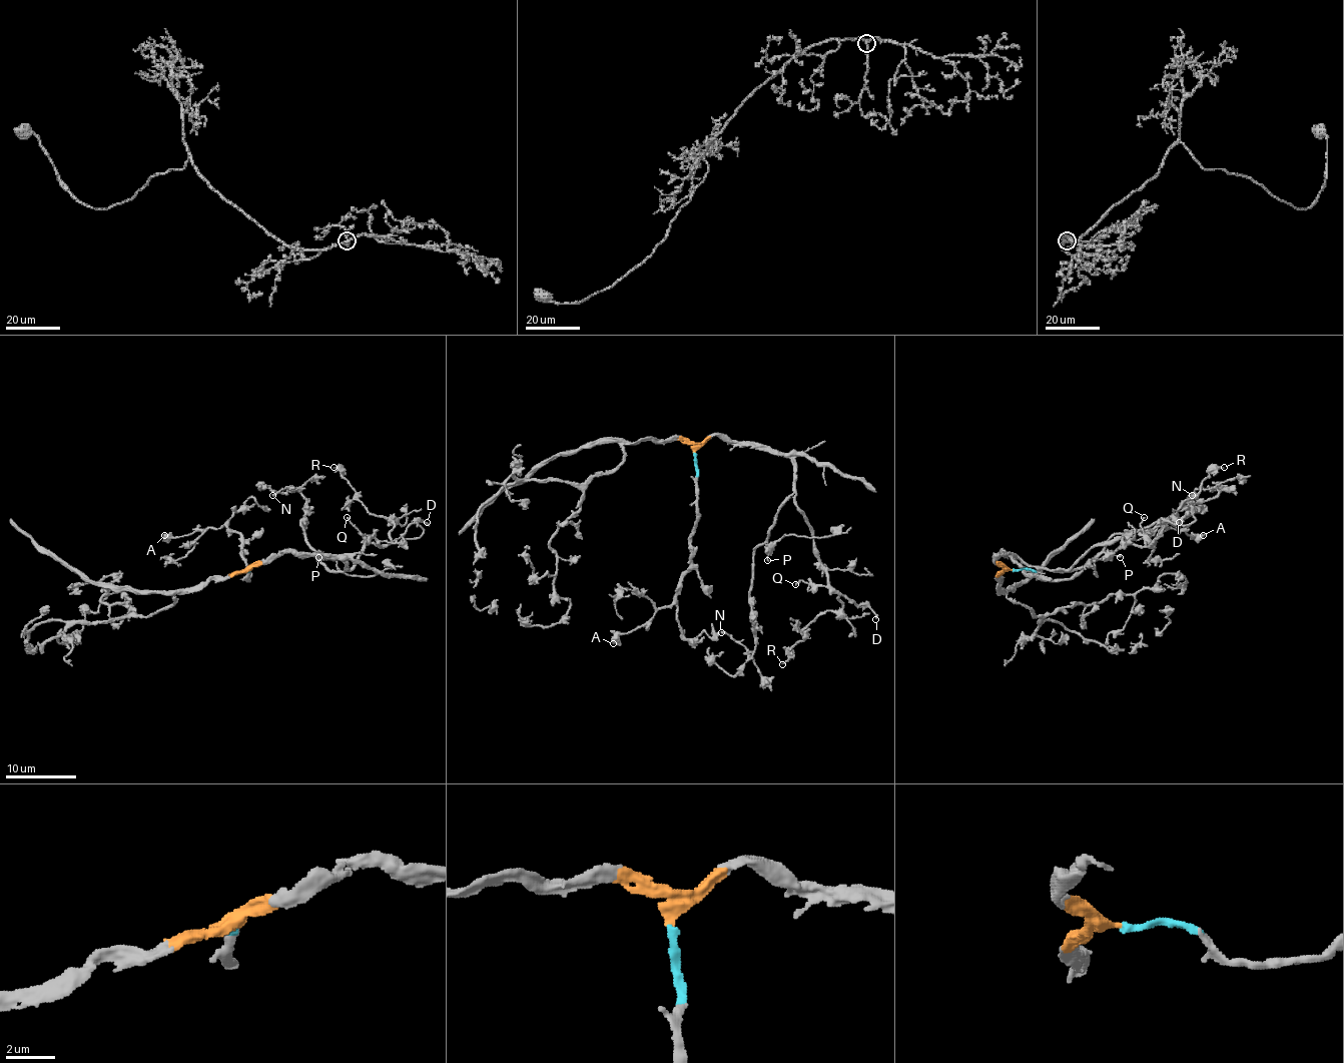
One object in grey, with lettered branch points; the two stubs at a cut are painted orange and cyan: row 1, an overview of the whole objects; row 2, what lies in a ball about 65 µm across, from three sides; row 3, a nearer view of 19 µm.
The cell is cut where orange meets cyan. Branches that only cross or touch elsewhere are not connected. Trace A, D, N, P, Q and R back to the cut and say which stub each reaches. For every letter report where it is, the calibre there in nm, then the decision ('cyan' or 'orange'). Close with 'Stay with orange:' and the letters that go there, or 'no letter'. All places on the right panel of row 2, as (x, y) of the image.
A: place (1203, 535); calibre 400 nm; cyan
D: place (1179, 522); calibre 240 nm; orange
N: place (1192, 495); calibre 260 nm; orange
P: place (1120, 557); calibre 190 nm; orange
Q: place (1144, 517); calibre 170 nm; orange
R: place (1224, 467); calibre 160 nm; orange
Stay with orange: D, N, P, Q, R

